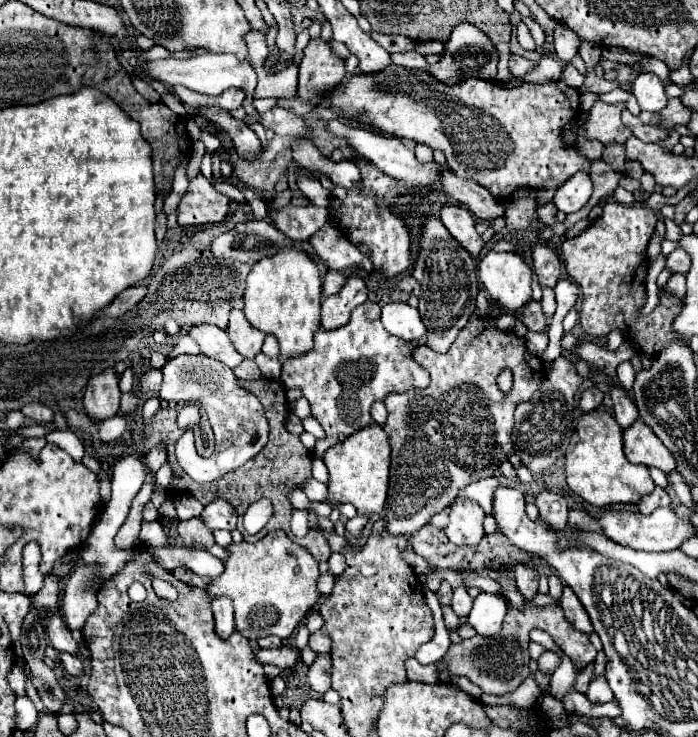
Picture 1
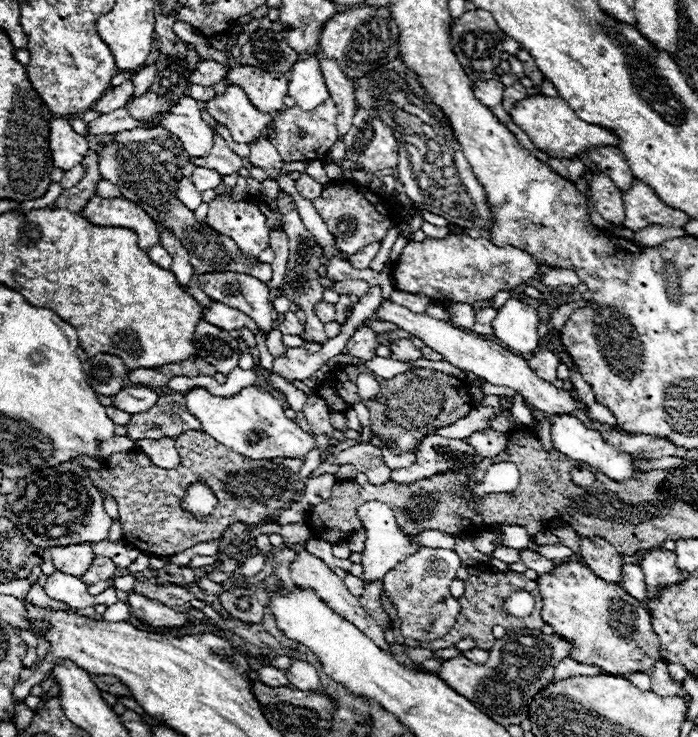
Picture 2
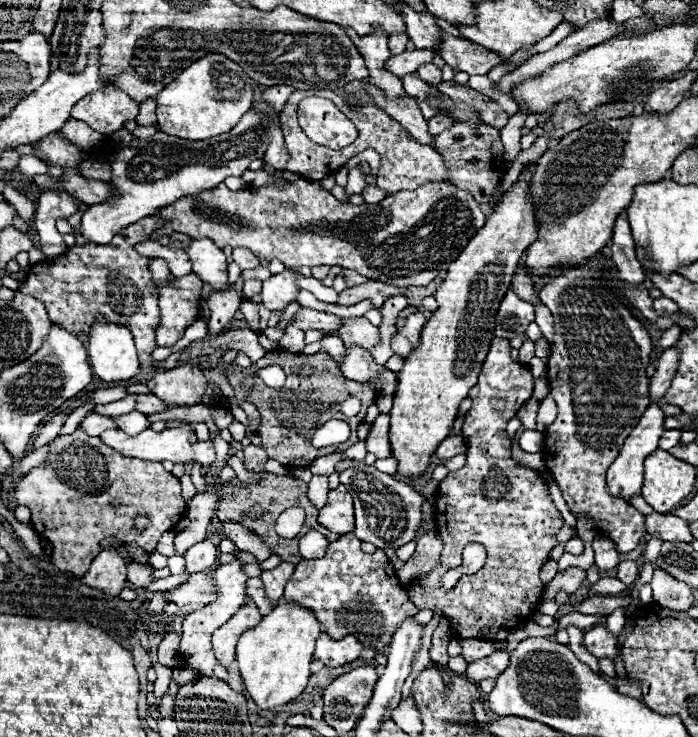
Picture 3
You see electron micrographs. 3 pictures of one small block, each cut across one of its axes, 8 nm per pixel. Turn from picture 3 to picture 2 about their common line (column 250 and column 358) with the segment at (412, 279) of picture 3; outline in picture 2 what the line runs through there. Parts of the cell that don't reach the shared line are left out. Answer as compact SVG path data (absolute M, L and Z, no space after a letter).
M342 180L342 182L334 182L330 186L324 186L322 194L318 198L314 198L312 204L314 204L316 212L320 214L320 218L324 220L324 224L328 226L334 240L338 242L338 248L346 254L356 254L364 246L380 242L386 236L386 232L392 228L392 218L388 214L384 200L378 194L374 194L372 190L356 186L350 180Z

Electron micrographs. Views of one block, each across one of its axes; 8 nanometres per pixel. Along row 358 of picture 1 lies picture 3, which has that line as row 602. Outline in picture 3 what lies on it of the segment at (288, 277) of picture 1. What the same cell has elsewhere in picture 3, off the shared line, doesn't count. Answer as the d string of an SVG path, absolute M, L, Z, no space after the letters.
M280 602L254 630L246 630L236 644L236 660L252 700L262 710L296 700L310 678L310 662L316 640L322 632L320 622L306 608Z

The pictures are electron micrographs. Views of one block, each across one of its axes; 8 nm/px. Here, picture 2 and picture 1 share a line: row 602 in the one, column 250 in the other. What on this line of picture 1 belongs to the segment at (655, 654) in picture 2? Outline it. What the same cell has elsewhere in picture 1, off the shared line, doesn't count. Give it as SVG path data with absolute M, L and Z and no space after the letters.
M282 530L270 532L256 544L240 542L226 546L228 558L224 560L224 572L212 578L208 584L210 598L228 596L234 604L236 632L246 640L260 640L274 634L282 640L290 638L300 620L314 608L320 600L316 580L320 576L318 562L306 554L298 544L294 544Z

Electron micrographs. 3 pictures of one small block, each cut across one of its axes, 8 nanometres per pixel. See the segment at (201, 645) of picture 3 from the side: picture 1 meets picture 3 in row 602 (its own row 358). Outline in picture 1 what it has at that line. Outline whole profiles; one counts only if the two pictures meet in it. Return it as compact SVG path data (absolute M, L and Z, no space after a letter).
M196 324L188 330L188 334L196 340L200 346L200 352L208 358L214 358L228 368L236 368L244 358L238 356L238 352L230 346L228 334L212 324Z

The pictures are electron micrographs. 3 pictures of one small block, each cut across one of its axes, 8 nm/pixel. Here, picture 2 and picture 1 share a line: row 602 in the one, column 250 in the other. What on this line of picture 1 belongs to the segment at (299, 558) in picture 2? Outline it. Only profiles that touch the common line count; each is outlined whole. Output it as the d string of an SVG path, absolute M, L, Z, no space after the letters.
M238 308L230 312L230 324L228 324L228 330L226 332L228 332L230 342L236 348L236 352L242 354L244 358L250 358L250 360L260 352L262 342L264 342L264 336L266 336L260 330L254 330L246 322L242 310L238 310Z

